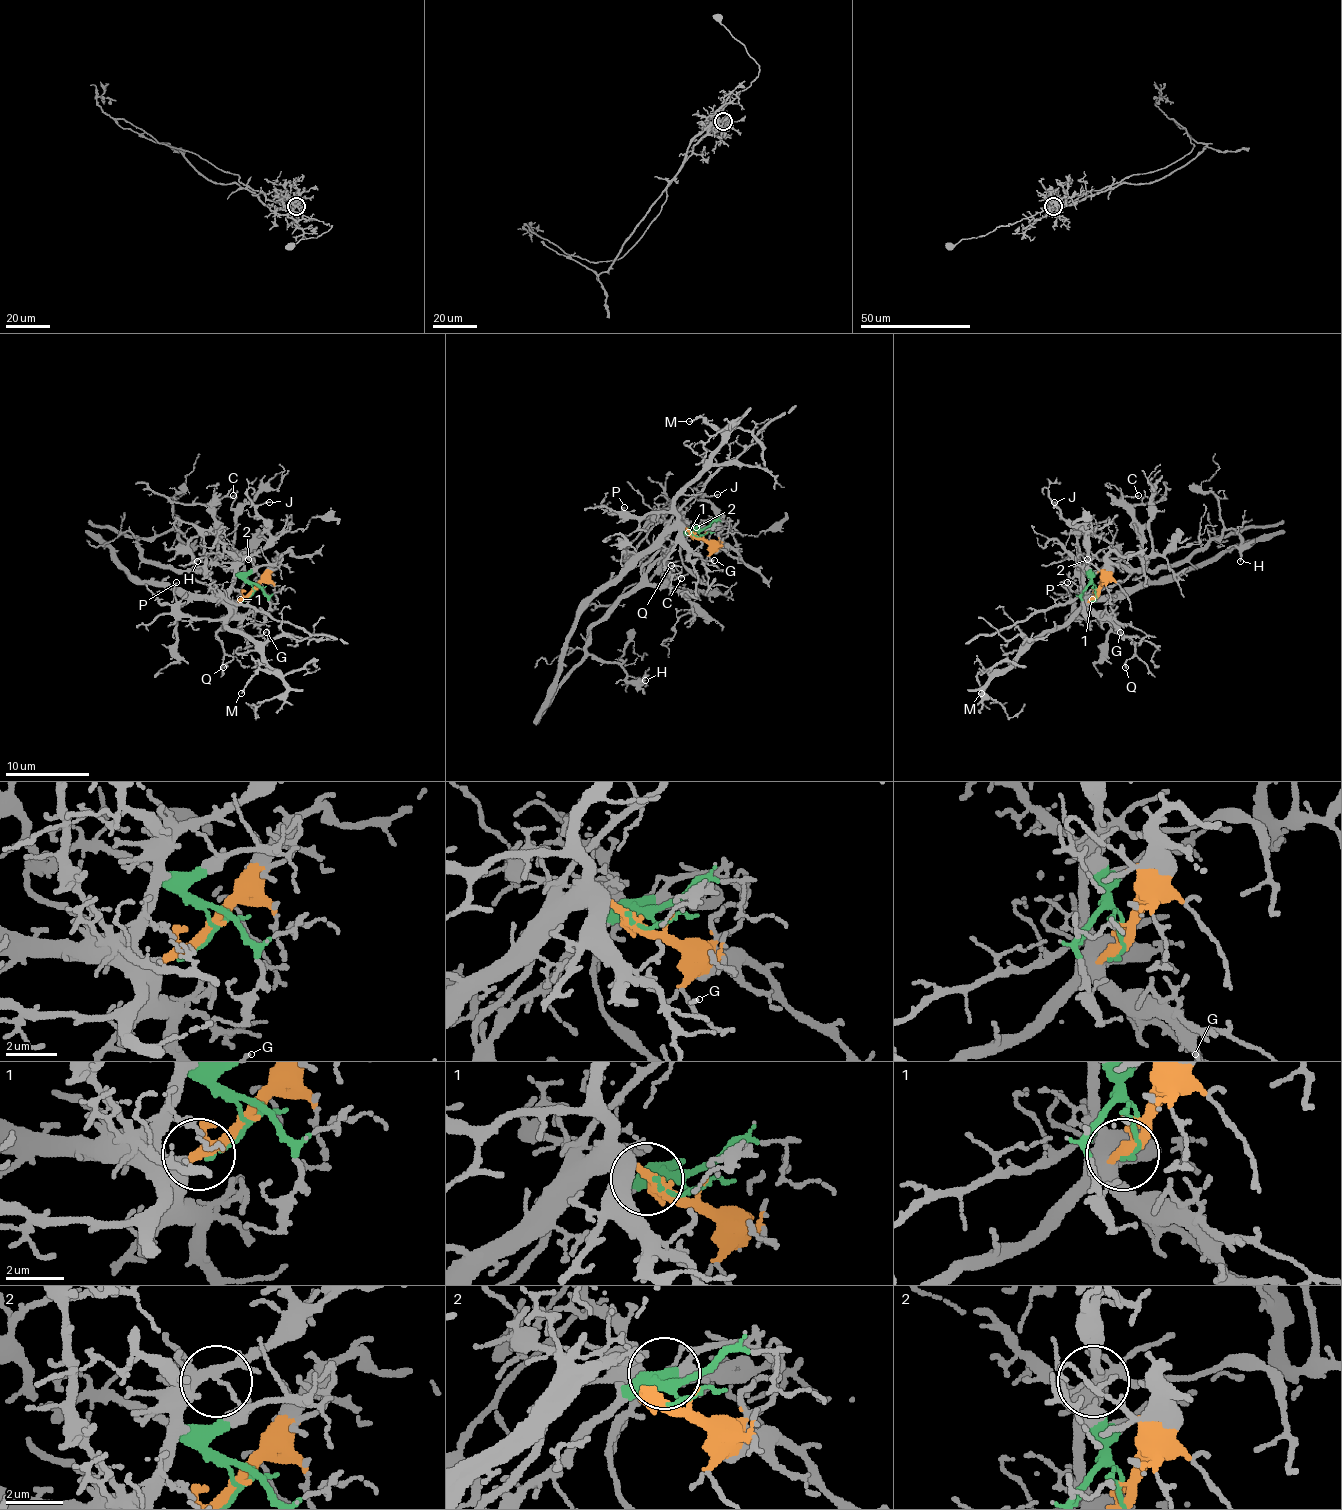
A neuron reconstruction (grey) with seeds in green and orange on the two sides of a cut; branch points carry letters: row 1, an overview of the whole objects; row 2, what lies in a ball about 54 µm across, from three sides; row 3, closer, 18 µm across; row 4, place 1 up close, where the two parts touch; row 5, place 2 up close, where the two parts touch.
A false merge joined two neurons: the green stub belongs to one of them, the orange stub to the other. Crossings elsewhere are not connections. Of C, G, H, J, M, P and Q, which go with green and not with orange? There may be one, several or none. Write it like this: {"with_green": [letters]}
{"with_green": ["C", "H"]}

